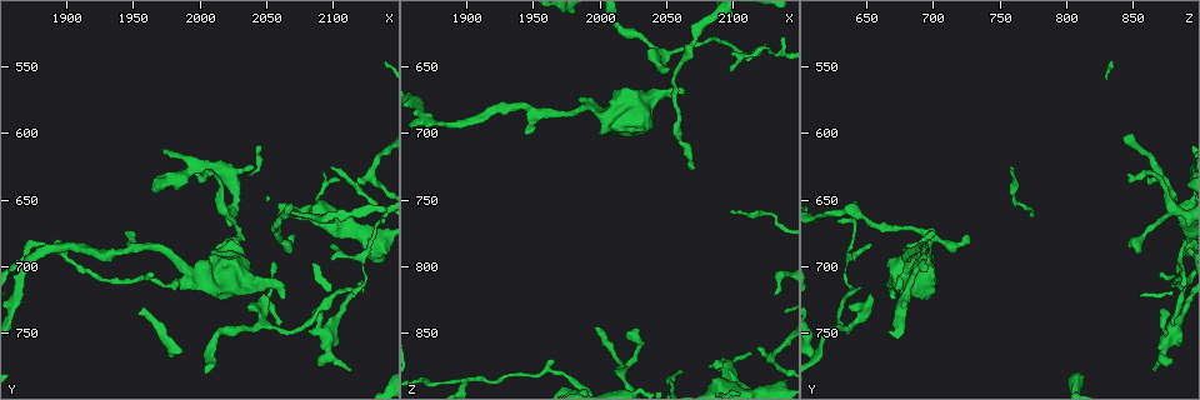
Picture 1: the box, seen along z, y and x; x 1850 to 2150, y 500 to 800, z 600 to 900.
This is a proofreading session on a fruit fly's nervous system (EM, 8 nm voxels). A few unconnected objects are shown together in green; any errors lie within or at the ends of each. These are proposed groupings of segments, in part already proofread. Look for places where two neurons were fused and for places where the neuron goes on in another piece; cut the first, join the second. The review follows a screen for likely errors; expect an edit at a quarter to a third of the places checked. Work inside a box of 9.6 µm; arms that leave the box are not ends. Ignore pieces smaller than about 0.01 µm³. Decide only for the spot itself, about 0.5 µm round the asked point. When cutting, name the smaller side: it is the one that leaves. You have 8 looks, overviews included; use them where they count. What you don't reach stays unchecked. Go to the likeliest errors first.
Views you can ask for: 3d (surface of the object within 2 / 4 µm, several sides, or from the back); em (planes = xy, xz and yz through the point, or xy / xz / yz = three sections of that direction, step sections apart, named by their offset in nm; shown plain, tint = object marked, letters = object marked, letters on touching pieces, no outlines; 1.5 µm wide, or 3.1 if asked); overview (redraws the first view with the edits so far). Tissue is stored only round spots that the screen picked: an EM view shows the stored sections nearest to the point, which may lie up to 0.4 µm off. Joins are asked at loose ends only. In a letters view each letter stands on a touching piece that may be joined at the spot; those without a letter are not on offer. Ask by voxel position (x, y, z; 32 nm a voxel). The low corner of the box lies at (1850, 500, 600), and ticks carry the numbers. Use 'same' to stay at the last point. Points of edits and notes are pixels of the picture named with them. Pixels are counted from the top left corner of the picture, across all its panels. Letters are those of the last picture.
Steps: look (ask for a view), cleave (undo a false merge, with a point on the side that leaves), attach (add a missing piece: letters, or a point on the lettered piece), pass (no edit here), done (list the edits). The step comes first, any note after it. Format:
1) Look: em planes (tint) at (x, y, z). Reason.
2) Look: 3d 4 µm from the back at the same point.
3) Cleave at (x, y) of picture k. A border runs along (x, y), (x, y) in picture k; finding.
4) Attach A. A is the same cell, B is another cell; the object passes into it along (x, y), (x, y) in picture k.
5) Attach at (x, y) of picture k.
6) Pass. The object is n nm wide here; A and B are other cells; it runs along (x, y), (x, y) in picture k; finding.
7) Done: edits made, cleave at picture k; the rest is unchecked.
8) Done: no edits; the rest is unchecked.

Look: em yz step 8 (letters) at (2064, 724, 670). An open end.

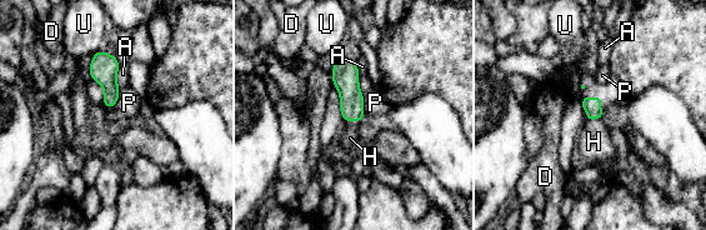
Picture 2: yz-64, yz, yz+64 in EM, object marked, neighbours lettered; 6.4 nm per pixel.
Look: em planes (letters) at the same point. Cut it another way.

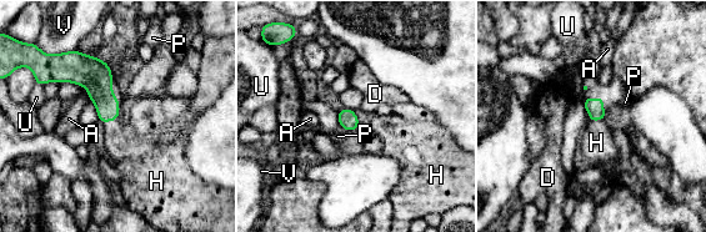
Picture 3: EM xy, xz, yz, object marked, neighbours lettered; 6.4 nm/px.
Attach H. The longest contact is with P, 150 nm; H is the same cell, A, D, P, U and V are other cells; the neuron continues.

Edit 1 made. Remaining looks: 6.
Look: overview. Redraw.

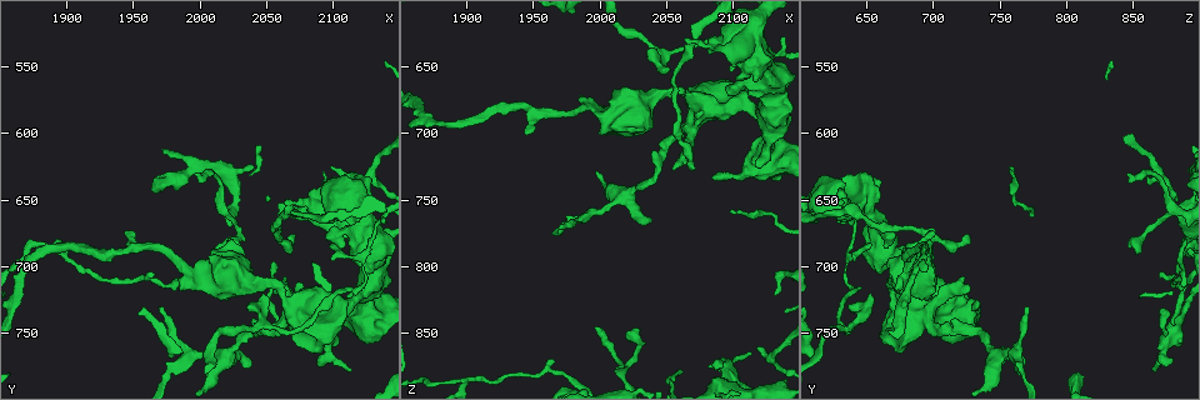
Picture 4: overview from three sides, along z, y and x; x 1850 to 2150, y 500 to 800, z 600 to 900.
Look: em xy step 4 (tint) at (2116, 672, 660). Thick turns thin.

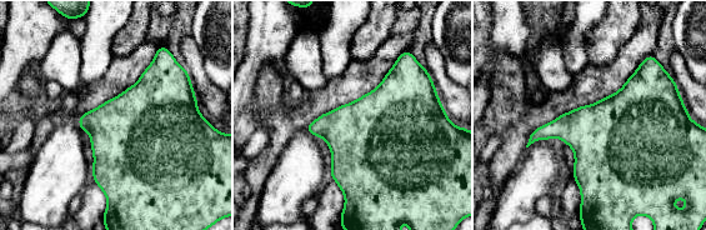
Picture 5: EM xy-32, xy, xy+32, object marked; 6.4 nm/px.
Look: em planes (letters) at the same point. Another direction.

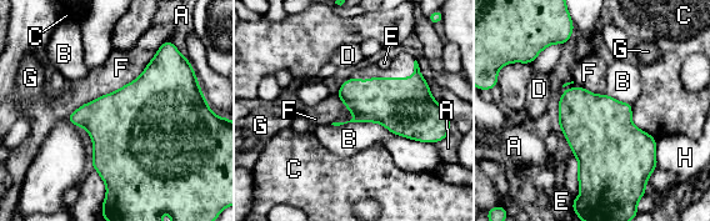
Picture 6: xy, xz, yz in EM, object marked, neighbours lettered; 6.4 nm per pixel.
Pass. A, B, C, D, E, F, G and H are other cells; a border runs along (166, 41), (135, 79), (104, 95) in picture 6; continuous, no second neuron.

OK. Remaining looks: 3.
Look: 3d 4 µm at (2084, 736, 876).

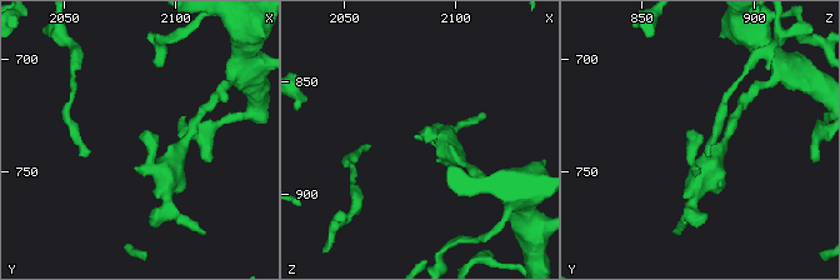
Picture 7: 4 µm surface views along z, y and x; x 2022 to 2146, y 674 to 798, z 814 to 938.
Look: em planes (letters) at (2084, 736, 873). Need the tissue.

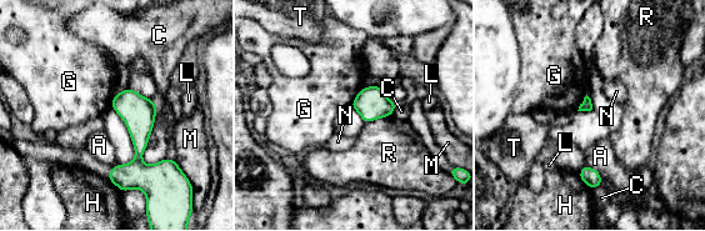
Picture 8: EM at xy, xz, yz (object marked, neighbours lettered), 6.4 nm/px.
Pass. A, C, G, H, L, M, N, R and T are other cells; none of them fits.

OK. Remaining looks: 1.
Done: edits made, attach at picture 3; the rest is unchecked.

